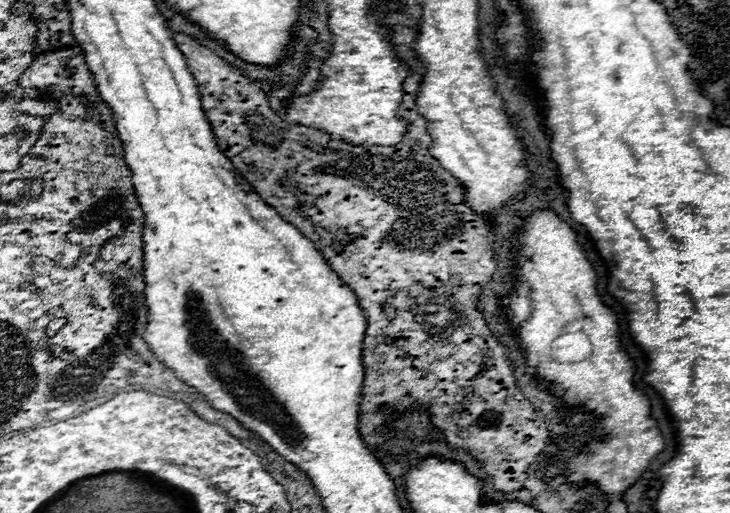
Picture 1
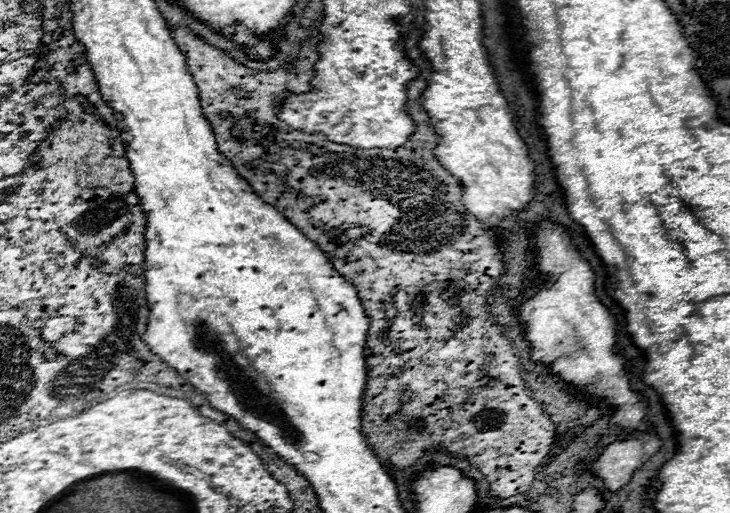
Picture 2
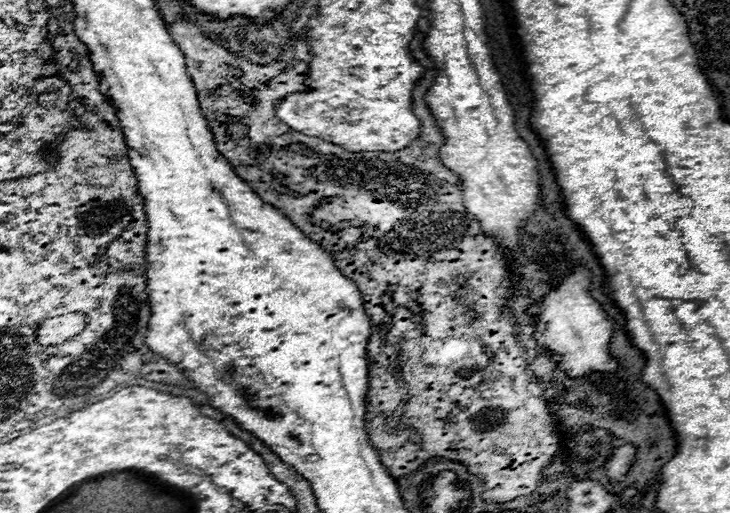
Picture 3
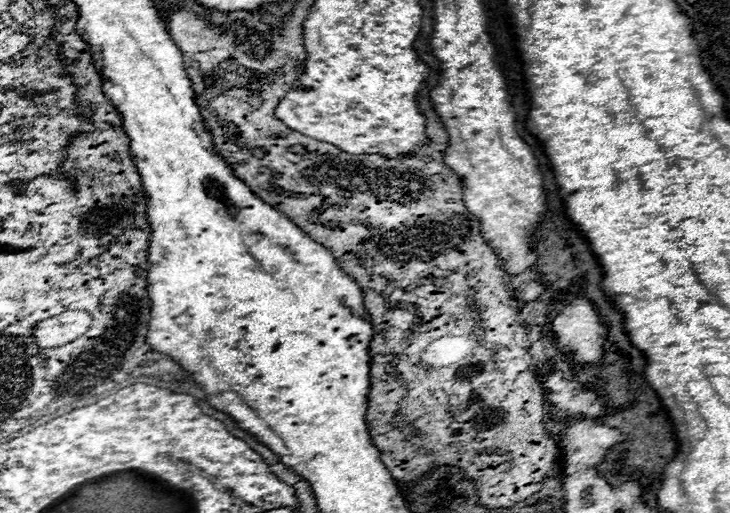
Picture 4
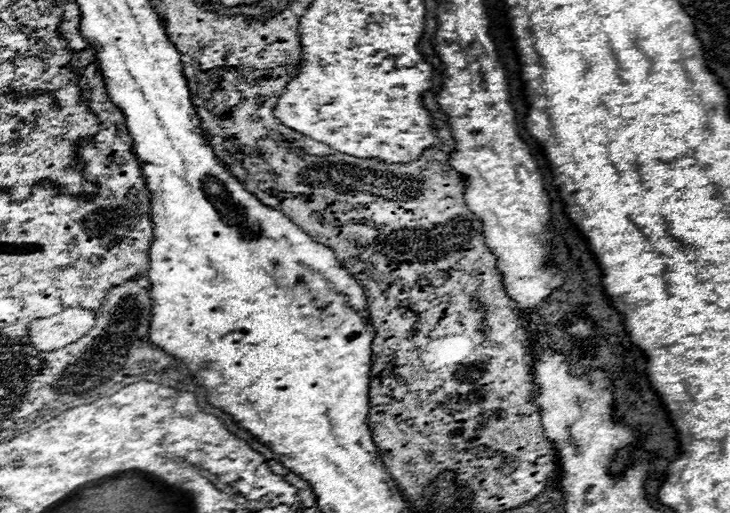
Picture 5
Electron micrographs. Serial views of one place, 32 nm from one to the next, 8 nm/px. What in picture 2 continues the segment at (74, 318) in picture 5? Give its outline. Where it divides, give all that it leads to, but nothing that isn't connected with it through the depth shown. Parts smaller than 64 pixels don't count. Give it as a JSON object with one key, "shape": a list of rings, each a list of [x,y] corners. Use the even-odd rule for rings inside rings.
{"shape":[[[60,316],[60,318],[50,318],[48,322],[46,322],[46,326],[42,328],[42,338],[46,340],[46,342],[54,342],[56,338],[60,338],[62,334],[66,334],[66,332],[70,332],[72,328],[74,328],[74,318],[70,318],[70,316]]]}

